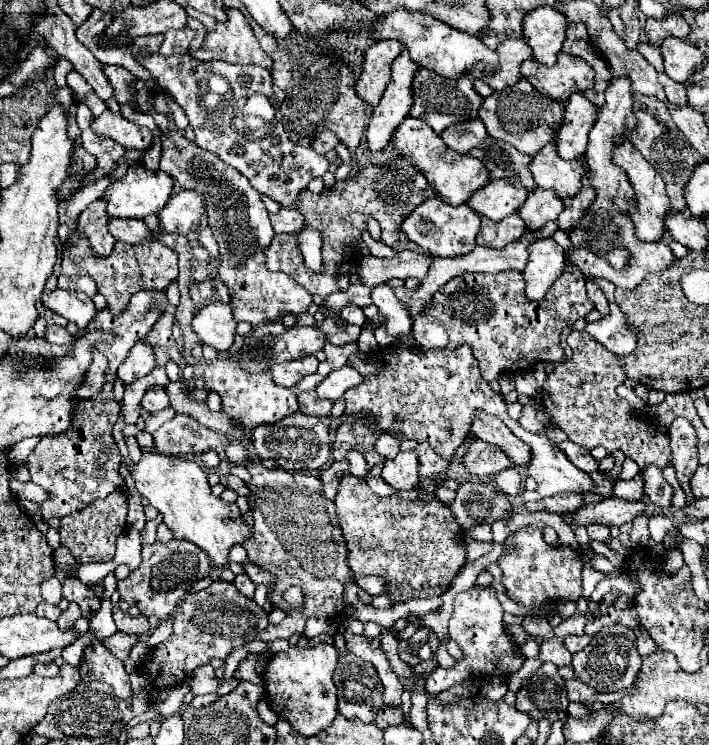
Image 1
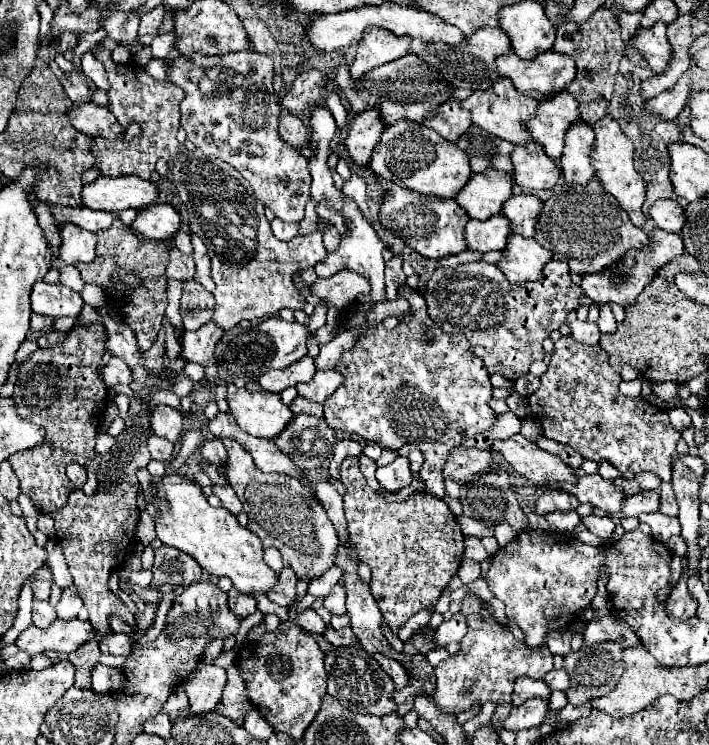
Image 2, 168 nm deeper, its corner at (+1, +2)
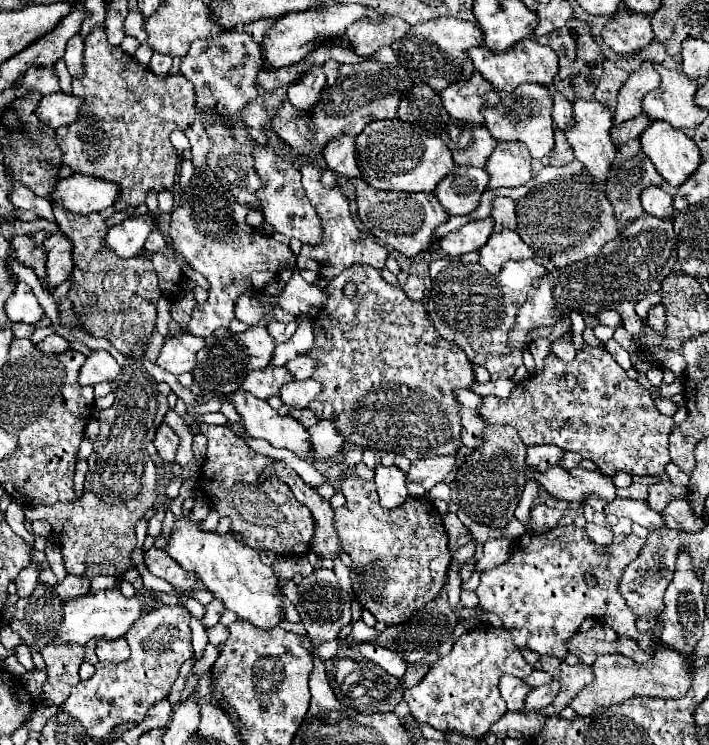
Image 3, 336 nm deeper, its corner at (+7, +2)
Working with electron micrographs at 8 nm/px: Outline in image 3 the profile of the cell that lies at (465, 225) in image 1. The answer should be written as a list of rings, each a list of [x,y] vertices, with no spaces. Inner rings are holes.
[[[355,178],[357,184],[357,206],[363,228],[375,234],[383,244],[395,248],[397,252],[413,258],[419,252],[429,250],[435,244],[435,228],[449,220],[449,214],[441,208],[435,194],[405,194],[405,192],[385,192],[375,190],[365,184],[363,178]]]

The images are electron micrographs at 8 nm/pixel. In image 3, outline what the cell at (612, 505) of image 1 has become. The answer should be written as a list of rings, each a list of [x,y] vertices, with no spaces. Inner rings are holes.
[[[659,482],[659,484],[649,486],[647,504],[649,504],[649,508],[661,512],[661,510],[667,506],[669,498],[673,498],[673,496],[679,496],[679,498],[681,498],[681,496],[685,496],[685,494],[687,494],[687,488],[677,488],[677,486],[673,486],[671,482]]]

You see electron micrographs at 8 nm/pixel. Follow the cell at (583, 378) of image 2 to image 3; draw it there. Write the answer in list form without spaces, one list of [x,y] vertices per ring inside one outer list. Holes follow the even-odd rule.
[[[585,346],[569,364],[549,354],[541,374],[519,382],[507,400],[485,396],[479,414],[489,424],[515,426],[525,446],[553,444],[577,452],[593,460],[607,476],[619,470],[633,476],[663,476],[665,466],[671,462],[667,442],[675,426],[673,418],[661,414],[647,388],[629,380],[625,370],[603,348]],[[567,374],[577,378],[573,390],[565,384]]]

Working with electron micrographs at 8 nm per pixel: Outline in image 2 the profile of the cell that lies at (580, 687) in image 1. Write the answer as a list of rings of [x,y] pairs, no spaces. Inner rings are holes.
[[[557,668],[547,672],[547,676],[543,676],[543,682],[551,690],[567,690],[569,688],[569,676],[567,676],[567,672],[565,670],[557,670]]]

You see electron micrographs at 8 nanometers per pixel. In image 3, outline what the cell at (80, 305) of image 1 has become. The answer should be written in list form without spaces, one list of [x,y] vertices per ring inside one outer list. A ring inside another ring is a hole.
[[[17,282],[15,292],[9,296],[5,304],[5,312],[11,322],[37,324],[41,318],[45,318],[45,310],[41,308],[33,290],[25,282]]]

